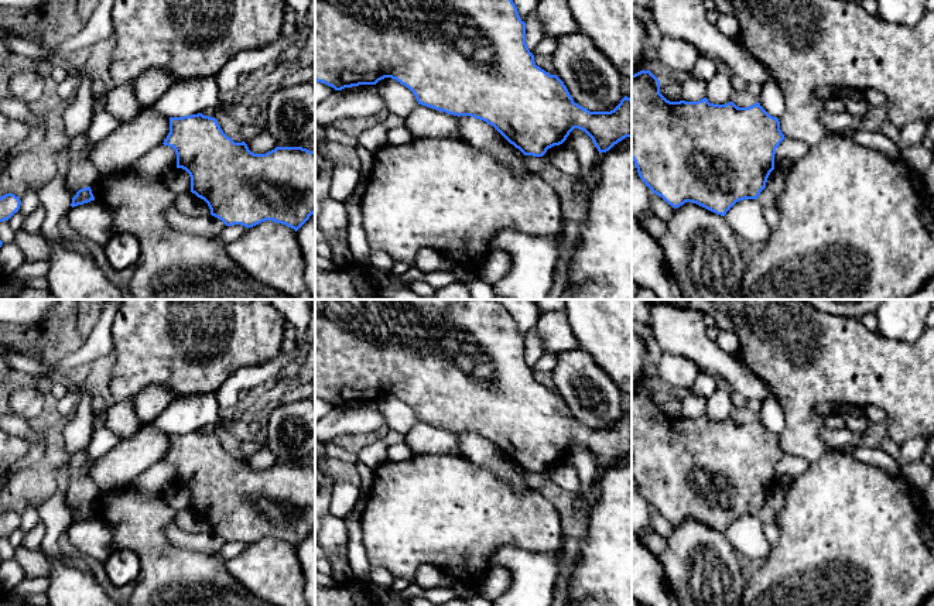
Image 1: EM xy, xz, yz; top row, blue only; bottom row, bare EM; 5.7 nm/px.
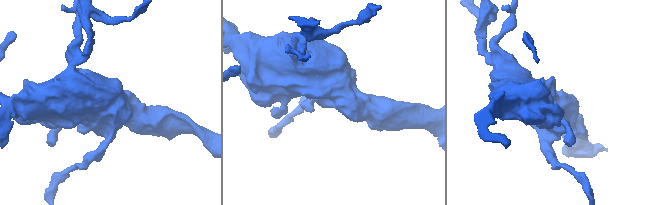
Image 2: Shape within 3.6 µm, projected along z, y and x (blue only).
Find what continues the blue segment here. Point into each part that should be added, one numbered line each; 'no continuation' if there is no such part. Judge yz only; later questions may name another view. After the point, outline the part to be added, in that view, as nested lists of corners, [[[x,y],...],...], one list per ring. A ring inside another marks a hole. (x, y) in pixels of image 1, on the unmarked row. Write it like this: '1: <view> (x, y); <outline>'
1: yz (789, 468); [[[784,455],[776,465],[774,470],[774,485],[790,486],[794,479],[801,476],[810,463],[801,458]]]

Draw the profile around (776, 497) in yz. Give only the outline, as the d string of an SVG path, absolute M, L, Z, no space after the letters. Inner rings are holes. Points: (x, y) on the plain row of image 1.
M774 485L767 494L766 504L774 511L781 510L786 501L787 490L788 486Z

